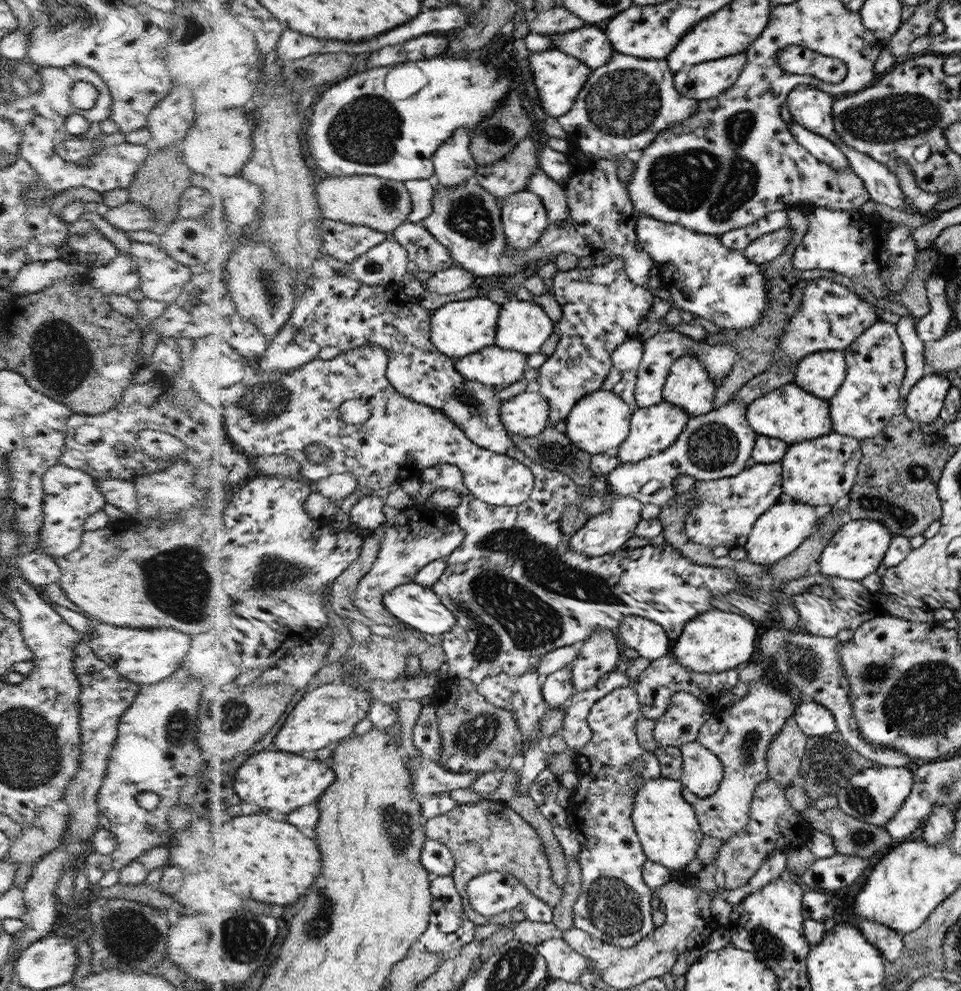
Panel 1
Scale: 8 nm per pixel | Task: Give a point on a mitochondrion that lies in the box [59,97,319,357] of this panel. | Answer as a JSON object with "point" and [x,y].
{"point":[267,276]}

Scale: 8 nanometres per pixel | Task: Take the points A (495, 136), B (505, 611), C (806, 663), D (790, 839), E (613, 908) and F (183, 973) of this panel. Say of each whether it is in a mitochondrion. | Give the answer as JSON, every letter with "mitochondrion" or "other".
{"A":"mitochondrion","B":"mitochondrion","C":"mitochondrion","D":"other","E":"mitochondrion","F":"other"}

